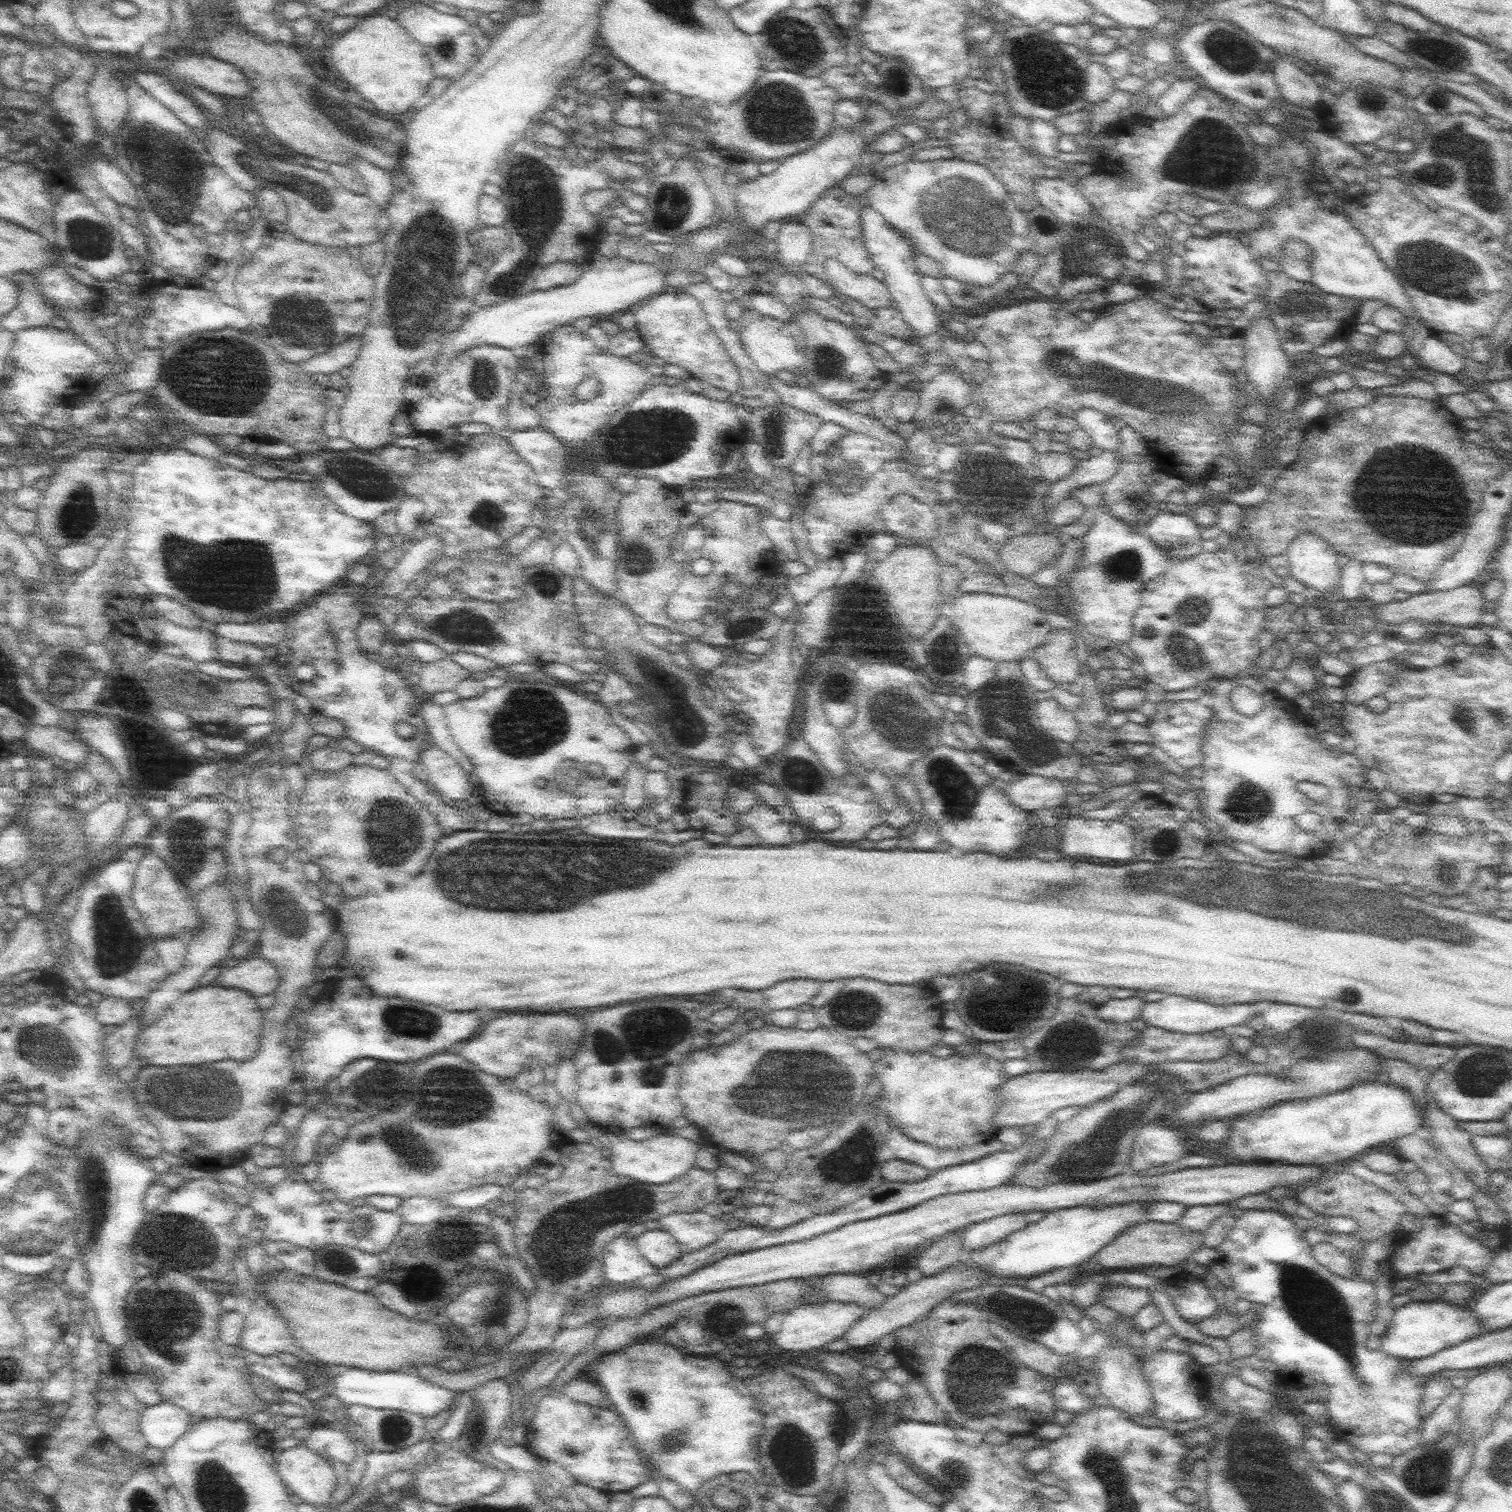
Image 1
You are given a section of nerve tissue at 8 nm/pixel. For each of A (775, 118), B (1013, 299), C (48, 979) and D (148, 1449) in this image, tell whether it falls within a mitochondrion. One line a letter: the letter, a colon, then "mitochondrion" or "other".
A: mitochondrion
B: other
C: other
D: other

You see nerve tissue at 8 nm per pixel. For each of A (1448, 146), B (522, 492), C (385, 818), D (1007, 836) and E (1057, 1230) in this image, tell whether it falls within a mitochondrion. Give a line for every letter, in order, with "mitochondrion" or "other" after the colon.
A: mitochondrion
B: other
C: mitochondrion
D: other
E: other

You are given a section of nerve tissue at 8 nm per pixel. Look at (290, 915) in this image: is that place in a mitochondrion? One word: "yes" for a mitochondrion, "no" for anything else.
yes

